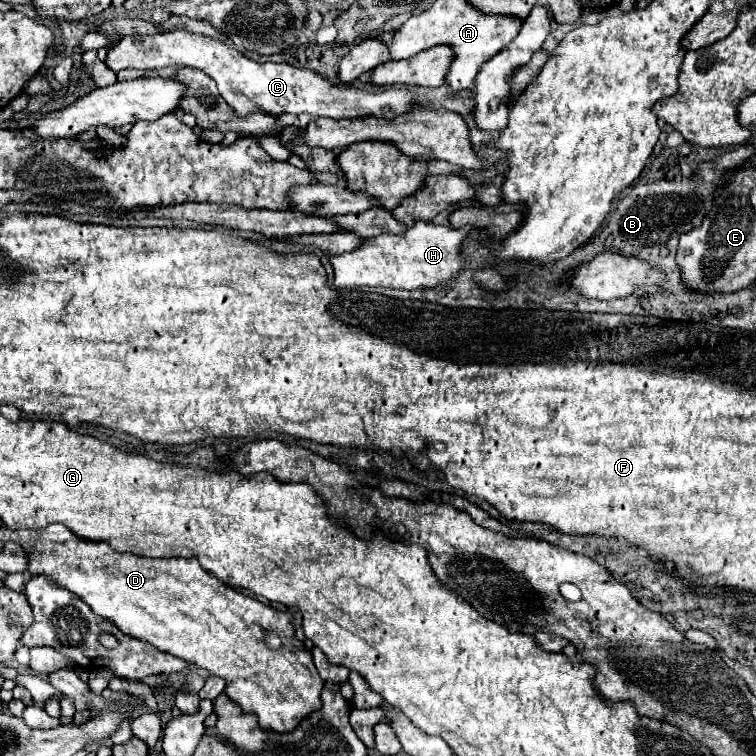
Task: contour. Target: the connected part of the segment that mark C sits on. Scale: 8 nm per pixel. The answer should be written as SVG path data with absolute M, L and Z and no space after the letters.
M185 30L159 32L153 36L141 36L141 34L125 36L117 46L109 48L105 64L113 72L119 72L125 68L159 70L165 66L191 66L191 68L203 70L207 76L211 76L217 82L219 94L235 110L237 116L247 116L251 112L263 110L269 116L305 112L313 118L333 118L333 120L367 118L367 116L395 118L399 114L405 114L417 108L409 104L413 96L407 90L385 88L379 92L363 92L355 86L345 86L345 84L333 86L313 70L303 70L303 68L277 64L277 62L259 64L215 38L207 38L203 34L191 34Z

